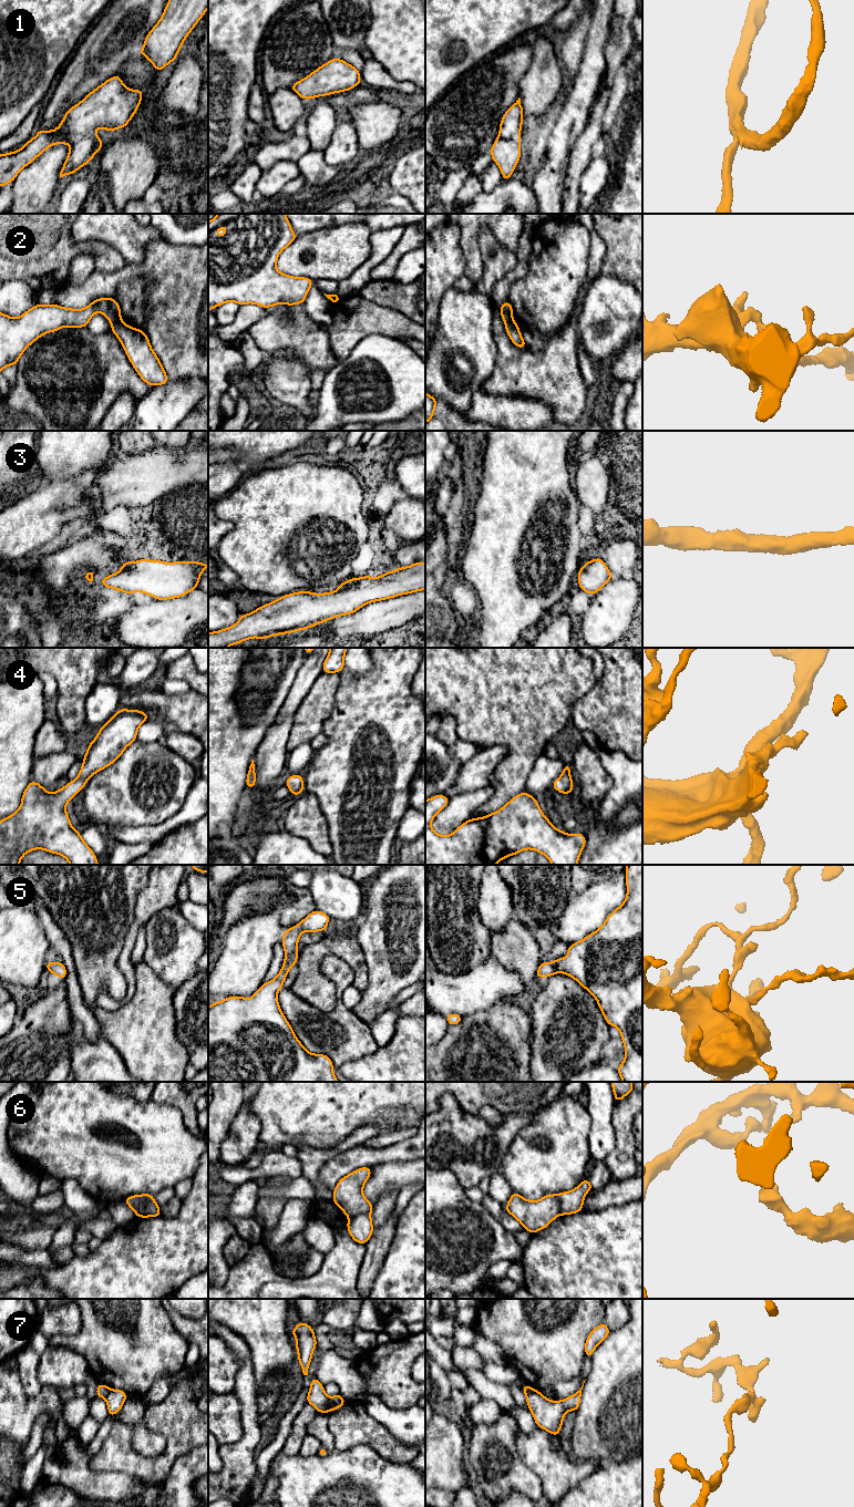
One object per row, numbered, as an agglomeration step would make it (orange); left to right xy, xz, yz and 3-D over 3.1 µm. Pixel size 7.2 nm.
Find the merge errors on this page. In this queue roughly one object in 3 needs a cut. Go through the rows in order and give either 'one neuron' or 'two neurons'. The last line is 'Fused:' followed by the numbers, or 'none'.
1: one neuron
2: two neurons
3: one neuron
4: one neuron
5: one neuron
6: two neurons
7: two neurons
Fused: 2, 6, 7

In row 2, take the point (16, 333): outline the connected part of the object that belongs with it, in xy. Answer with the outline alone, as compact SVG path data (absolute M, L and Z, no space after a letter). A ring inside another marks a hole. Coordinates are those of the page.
M99 298L83 309L38 303L18 318L0 312L0 372L7 365L17 365L24 350L44 333L63 327L86 327L96 311L112 324L122 321L121 308L114 298Z

